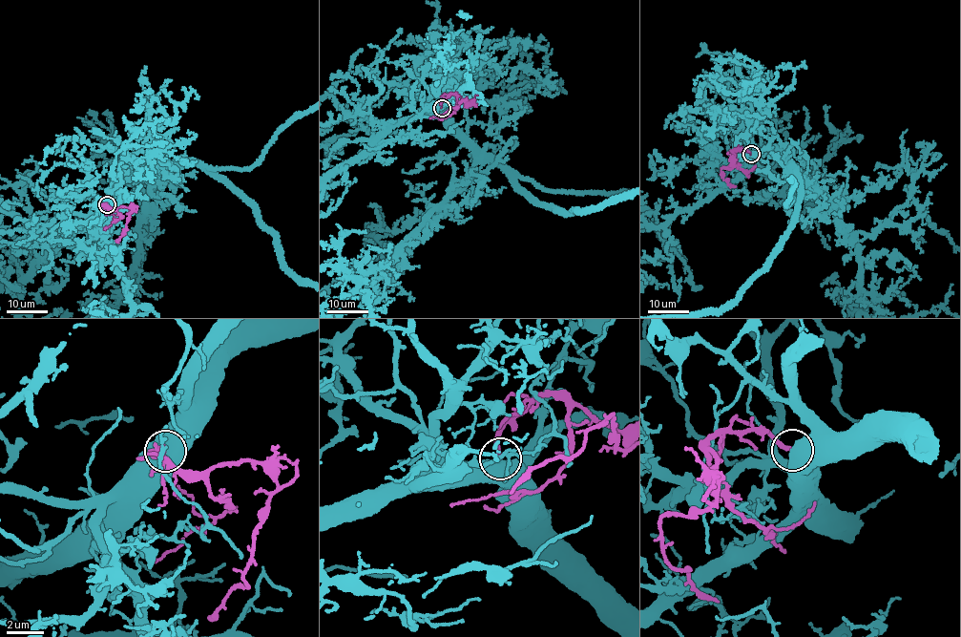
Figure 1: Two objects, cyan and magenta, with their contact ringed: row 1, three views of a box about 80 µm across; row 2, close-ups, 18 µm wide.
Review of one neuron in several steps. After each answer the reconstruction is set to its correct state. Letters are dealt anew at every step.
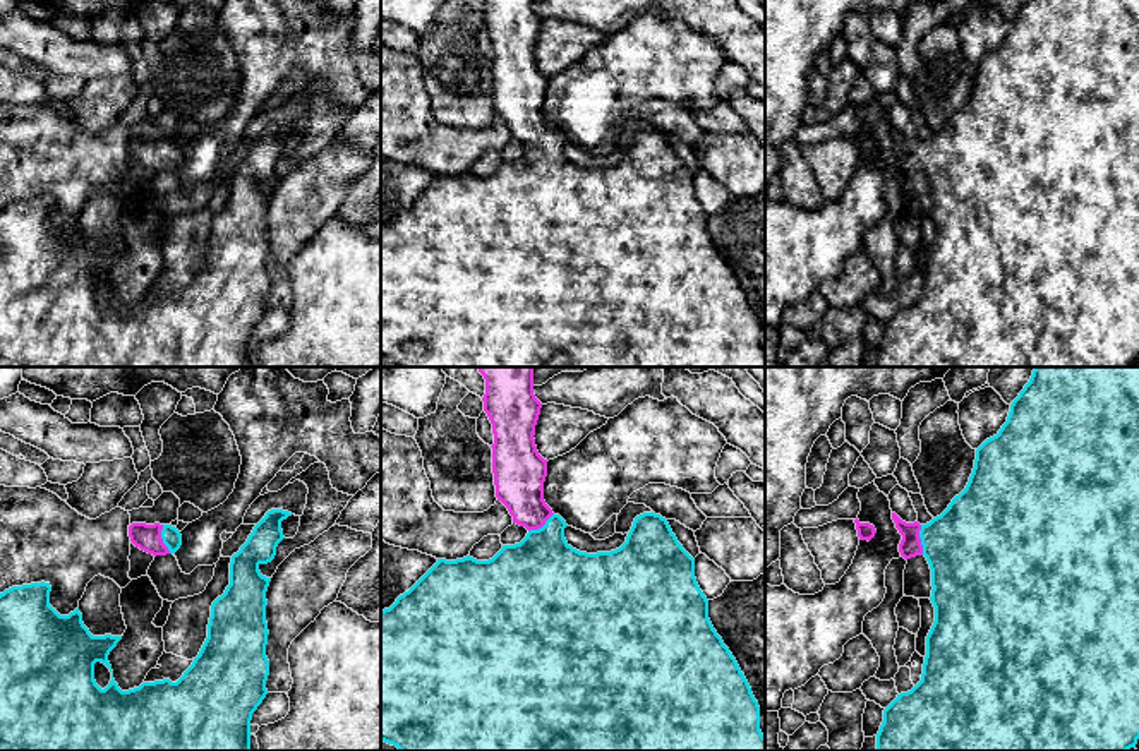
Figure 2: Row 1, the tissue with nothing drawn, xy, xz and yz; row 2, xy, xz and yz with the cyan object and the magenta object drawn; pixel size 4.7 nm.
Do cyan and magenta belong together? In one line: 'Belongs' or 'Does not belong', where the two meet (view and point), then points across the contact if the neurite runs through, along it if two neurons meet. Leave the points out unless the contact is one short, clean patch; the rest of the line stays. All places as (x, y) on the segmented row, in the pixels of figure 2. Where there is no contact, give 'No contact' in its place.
Belongs. Touches cyan at yz (922, 540). Path across: yz (975, 546), (922, 540), (909, 546)

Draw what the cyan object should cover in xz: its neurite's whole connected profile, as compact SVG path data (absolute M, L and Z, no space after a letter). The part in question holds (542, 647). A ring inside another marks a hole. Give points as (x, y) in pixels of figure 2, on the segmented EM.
M477 367L485 379L484 412L492 424L494 444L492 448L492 473L496 485L496 497L501 501L513 523L528 530L527 537L515 545L503 545L503 549L489 561L477 561L470 556L456 561L437 559L437 562L396 602L381 610L381 741L396 746L400 751L765 751L765 736L760 730L760 706L751 688L741 672L736 658L724 645L722 638L714 629L708 619L708 600L700 590L695 578L695 559L683 549L672 533L666 518L655 513L643 513L635 518L626 542L611 552L587 554L573 549L564 538L566 521L554 514L544 501L544 482L547 477L547 460L544 460L535 446L535 425L540 415L542 403L533 394L533 367Z

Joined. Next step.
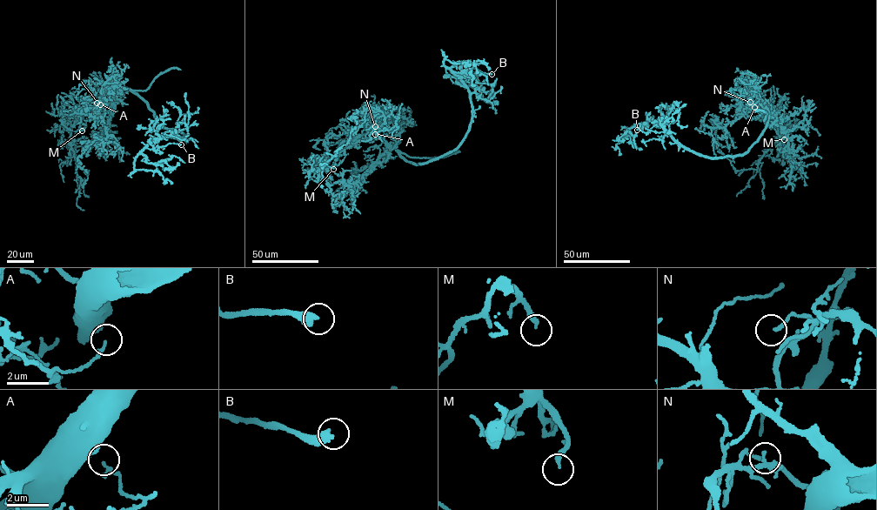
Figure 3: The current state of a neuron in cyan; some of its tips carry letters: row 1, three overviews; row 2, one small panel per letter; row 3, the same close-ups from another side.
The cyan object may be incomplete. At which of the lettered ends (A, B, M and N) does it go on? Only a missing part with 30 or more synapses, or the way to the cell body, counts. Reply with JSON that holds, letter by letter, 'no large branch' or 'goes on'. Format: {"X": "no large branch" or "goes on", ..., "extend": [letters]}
{"A": "no large branch", "B": "goes on", "M": "goes on", "N": "no large branch", "extend": ["B", "M"]}

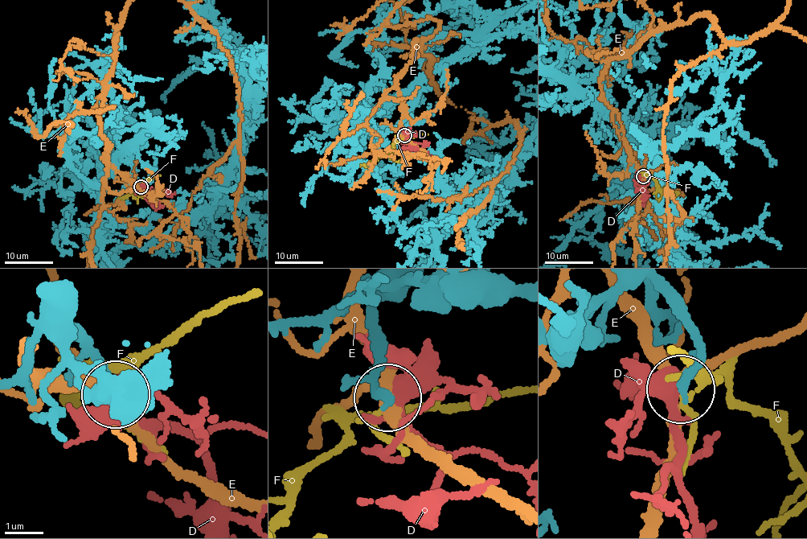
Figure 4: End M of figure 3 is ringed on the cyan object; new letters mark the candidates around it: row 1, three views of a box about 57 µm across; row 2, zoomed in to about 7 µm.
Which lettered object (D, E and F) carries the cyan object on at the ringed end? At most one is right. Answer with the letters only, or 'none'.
D

